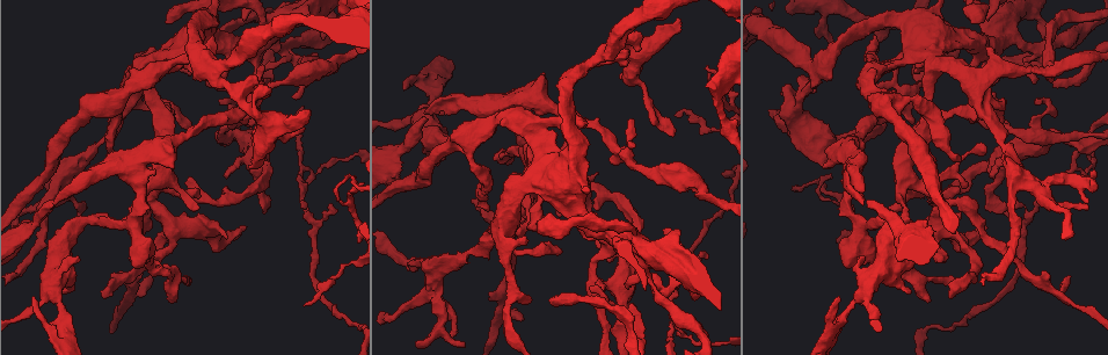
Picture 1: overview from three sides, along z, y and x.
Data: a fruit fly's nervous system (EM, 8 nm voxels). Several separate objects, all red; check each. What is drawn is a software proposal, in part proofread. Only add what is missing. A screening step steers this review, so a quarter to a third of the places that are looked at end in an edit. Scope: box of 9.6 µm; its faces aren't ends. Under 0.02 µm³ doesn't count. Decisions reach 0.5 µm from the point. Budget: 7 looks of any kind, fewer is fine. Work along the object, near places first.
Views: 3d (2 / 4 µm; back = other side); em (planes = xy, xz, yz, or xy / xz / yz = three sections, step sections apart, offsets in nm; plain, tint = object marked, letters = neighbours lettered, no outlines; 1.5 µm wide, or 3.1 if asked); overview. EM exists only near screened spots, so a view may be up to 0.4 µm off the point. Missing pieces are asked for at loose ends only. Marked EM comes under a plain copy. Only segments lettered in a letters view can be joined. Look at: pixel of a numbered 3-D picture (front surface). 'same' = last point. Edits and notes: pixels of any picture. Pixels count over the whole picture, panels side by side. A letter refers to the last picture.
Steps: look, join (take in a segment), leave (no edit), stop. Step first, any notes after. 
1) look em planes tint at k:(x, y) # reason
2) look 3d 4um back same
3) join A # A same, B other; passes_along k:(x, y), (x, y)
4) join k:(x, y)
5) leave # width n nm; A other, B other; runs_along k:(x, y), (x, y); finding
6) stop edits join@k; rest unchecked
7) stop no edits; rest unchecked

look 3d 2um at 1:(227, 238) # branch stops here

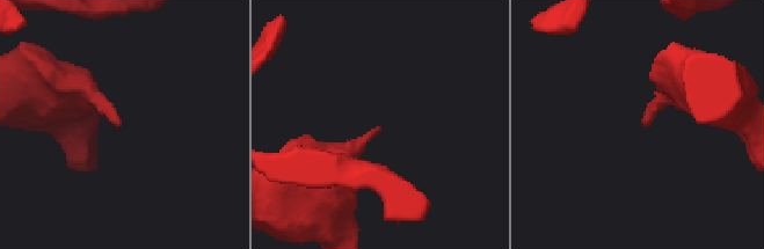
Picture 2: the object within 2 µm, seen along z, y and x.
look em planes letters at 2:(116, 122) # need the tissue

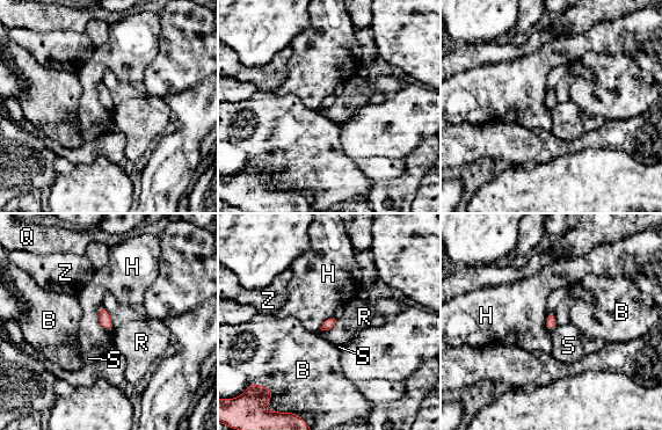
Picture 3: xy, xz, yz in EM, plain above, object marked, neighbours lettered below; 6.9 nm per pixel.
leave # longest_contact H 190 nm; B other, H other, Q other, R other, S other, Z other; border 3:(557, 326), (552, 330); none of them fits

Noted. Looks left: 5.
look 3d 2um back at 1:(632, 120) # an open end

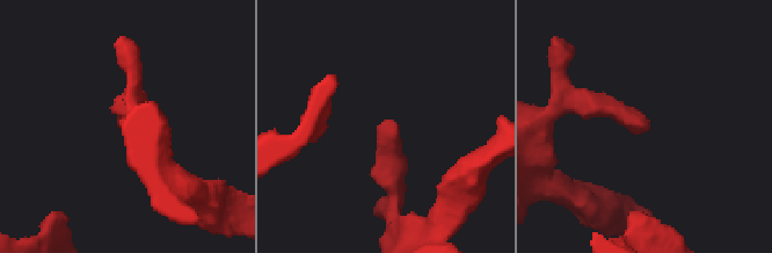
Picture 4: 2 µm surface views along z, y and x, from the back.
look em planes tint at 4:(391, 121) # shape alone is not enough

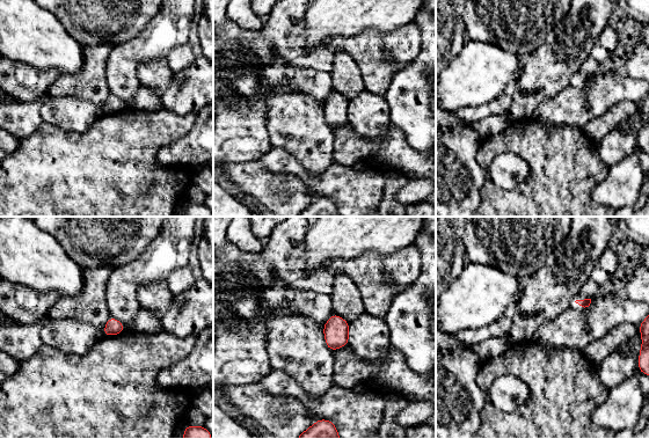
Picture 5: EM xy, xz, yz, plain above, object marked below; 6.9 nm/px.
look em planes letters same

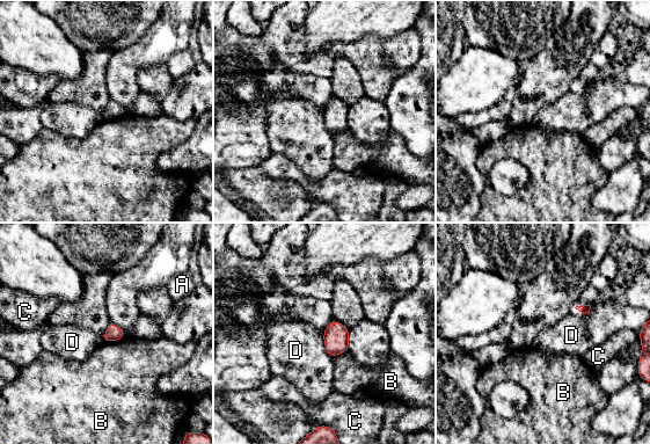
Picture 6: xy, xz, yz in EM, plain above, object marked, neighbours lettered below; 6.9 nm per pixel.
leave # longest_contact D 190 nm; A other, B other, C other, D other; border 6:(124, 335), (117, 340), (106, 342); no lettered segment goes on from it

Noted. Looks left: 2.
look em xy step 8 tint at 1:(472, 199)

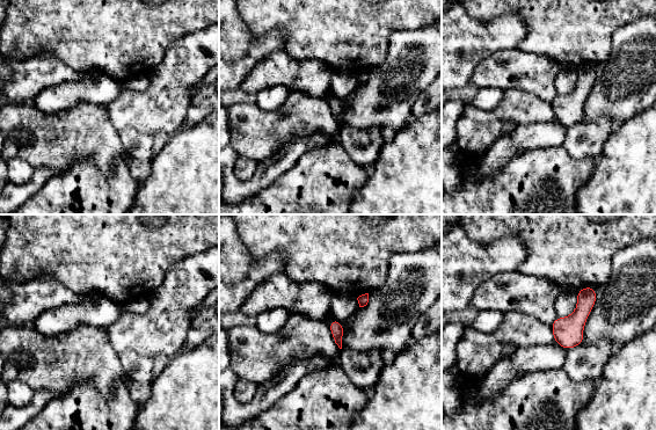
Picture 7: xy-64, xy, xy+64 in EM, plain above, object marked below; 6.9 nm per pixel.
look em planes letters same # another direction

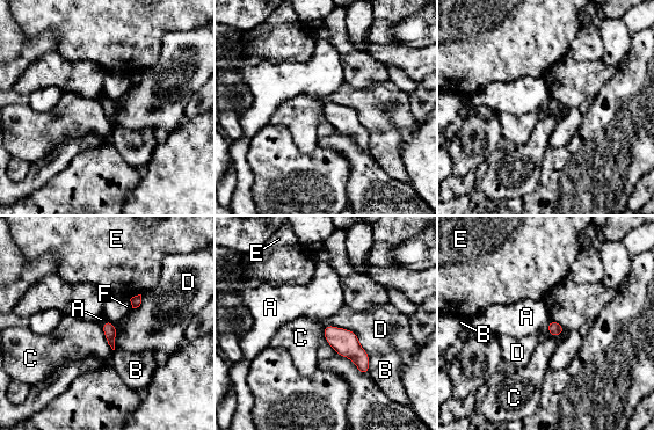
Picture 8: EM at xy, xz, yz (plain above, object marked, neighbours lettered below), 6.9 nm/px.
leave # A other, B other, C other, D other, E other, F other; no lettered segment goes on from it

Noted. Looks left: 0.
stop no edits; rest unchecked

